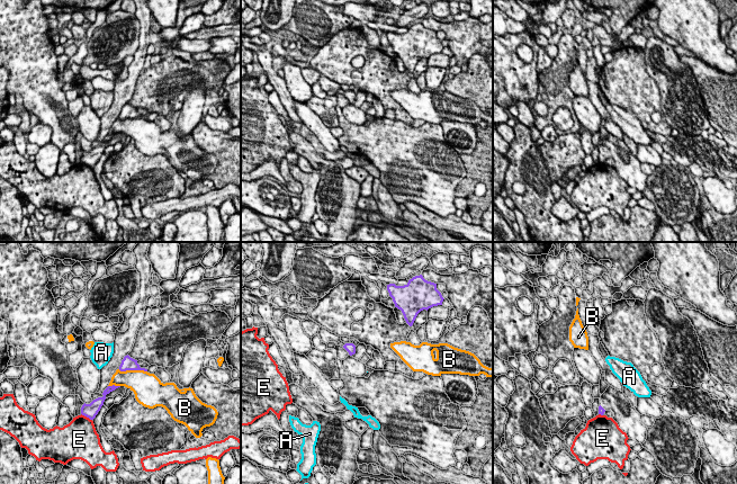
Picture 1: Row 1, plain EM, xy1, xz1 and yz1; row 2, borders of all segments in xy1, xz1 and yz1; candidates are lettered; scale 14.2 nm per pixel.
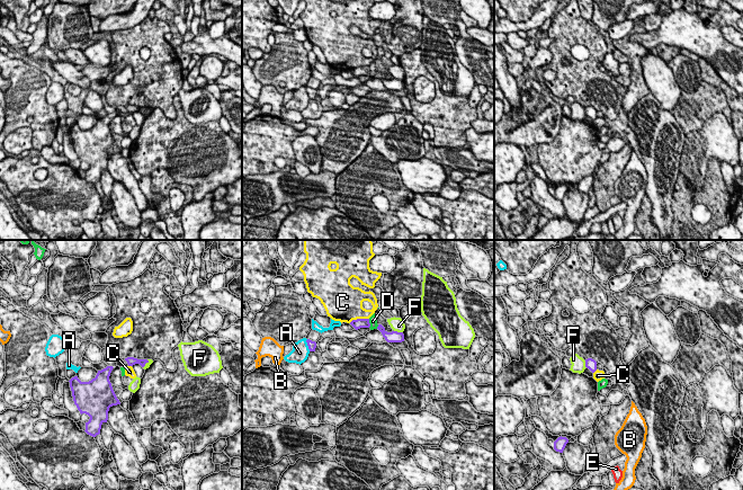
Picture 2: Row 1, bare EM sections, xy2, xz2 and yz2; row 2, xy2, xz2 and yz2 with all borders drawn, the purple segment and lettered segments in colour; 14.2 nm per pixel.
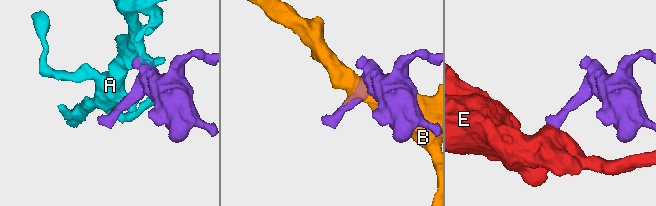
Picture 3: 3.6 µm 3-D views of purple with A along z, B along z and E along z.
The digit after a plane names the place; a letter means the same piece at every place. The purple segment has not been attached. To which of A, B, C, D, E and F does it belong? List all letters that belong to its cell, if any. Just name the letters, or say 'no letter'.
no letter

